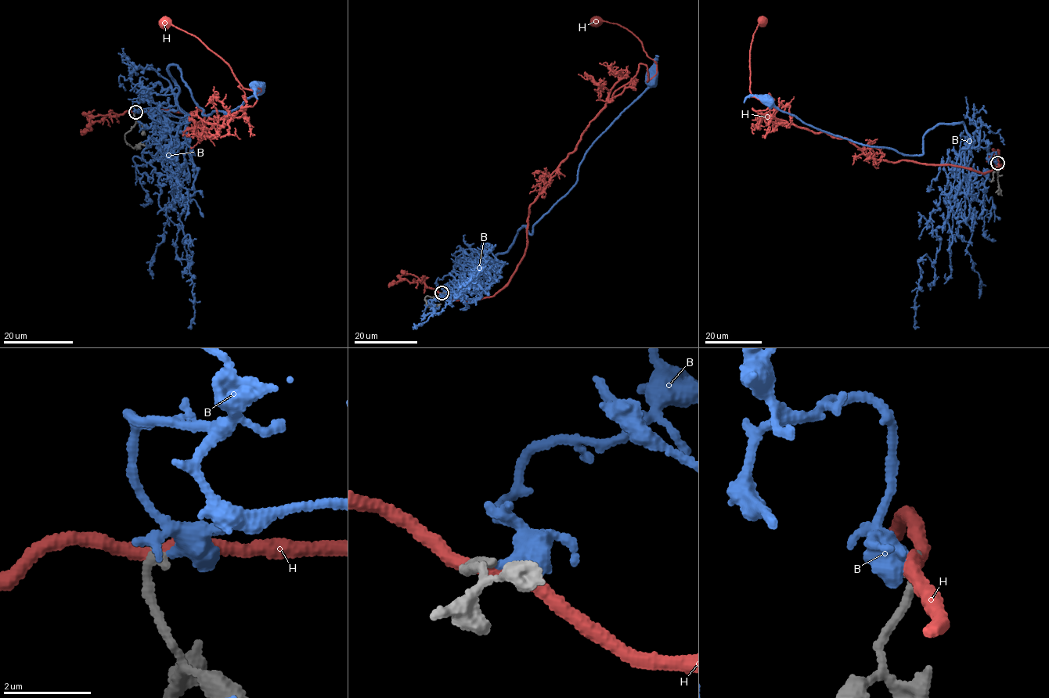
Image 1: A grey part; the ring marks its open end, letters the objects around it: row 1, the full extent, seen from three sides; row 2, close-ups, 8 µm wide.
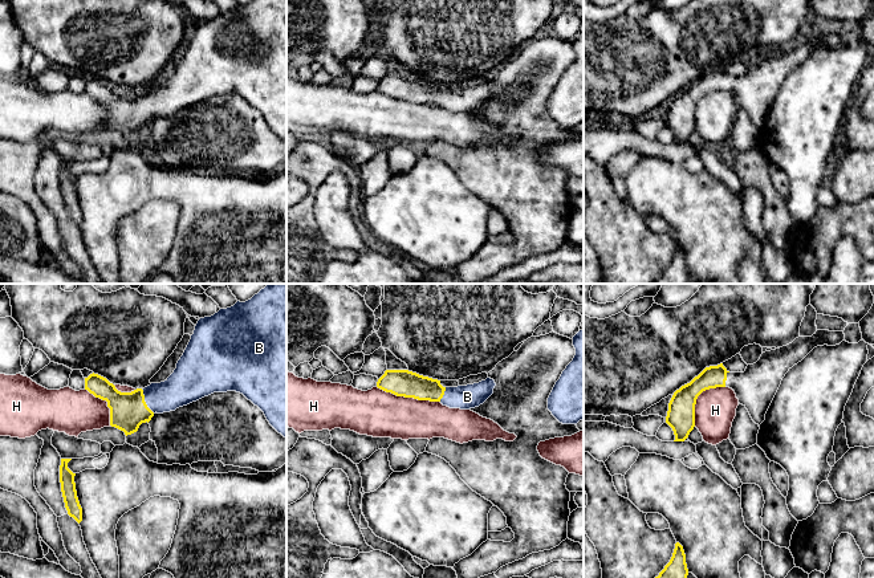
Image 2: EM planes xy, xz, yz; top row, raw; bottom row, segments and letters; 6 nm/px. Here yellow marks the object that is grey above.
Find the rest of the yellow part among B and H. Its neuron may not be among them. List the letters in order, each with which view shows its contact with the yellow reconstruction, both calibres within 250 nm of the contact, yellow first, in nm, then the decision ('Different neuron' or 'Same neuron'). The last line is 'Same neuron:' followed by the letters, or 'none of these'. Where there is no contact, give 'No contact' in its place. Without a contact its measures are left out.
B: Touches yellow in xy. Thickness 220 nm (yellow) against 220 nm. Same neuron
H: Touches yellow in xz. Thickness 160 nm (yellow) against 280 nm. Different neuron
Same neuron: B

